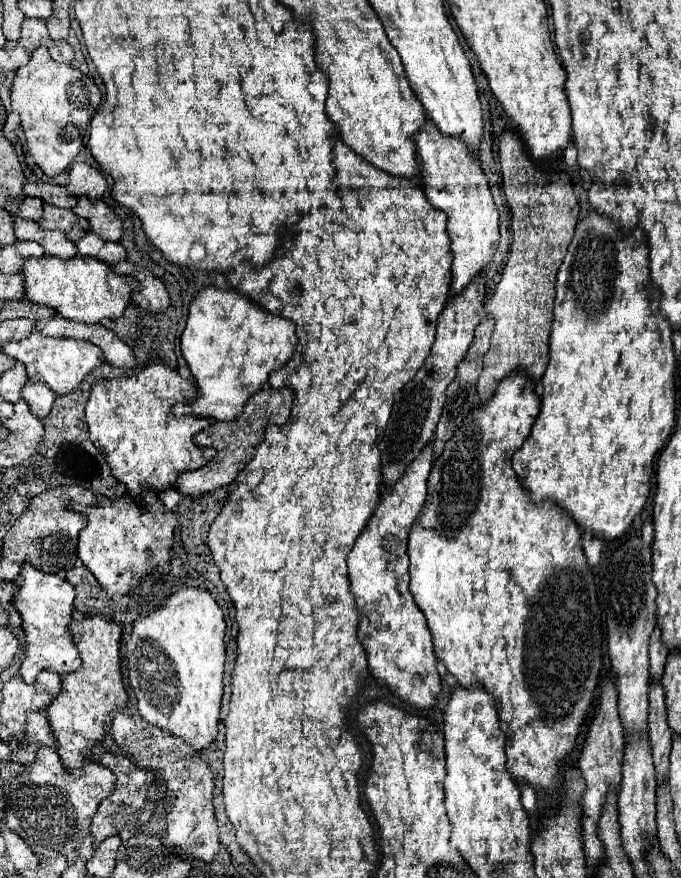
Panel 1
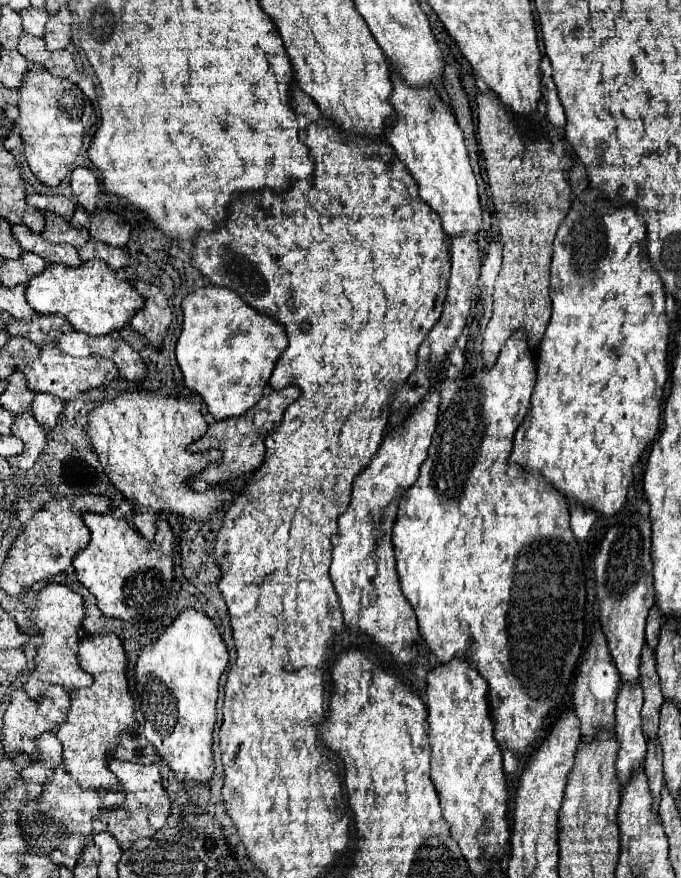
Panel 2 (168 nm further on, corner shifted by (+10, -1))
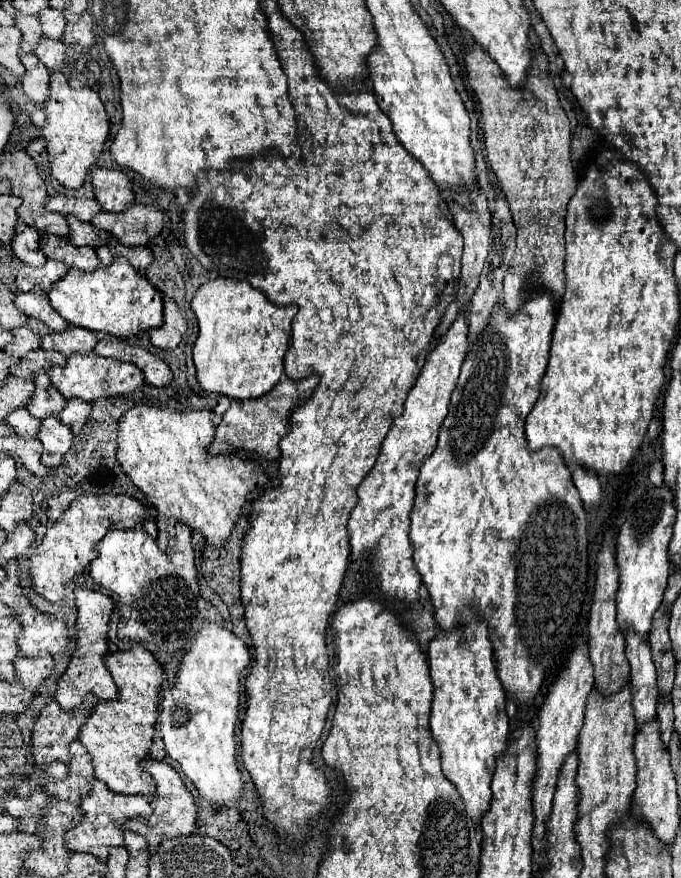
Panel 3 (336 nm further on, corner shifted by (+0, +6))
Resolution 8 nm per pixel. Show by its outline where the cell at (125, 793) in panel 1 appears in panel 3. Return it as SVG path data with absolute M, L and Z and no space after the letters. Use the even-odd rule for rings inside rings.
M146 758L146 760L142 760L142 768L146 772L150 772L152 778L156 780L156 796L150 798L150 806L152 806L154 812L146 820L130 820L130 822L126 822L126 828L140 834L140 836L144 836L146 842L148 842L148 848L154 850L164 838L192 834L192 830L196 826L196 804L194 804L192 794L184 786L182 778L178 776L178 772L170 764L166 764L164 760Z

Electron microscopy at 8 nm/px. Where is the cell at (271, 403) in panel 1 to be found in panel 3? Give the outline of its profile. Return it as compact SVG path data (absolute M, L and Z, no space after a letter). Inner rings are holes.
M308 376L300 380L282 380L270 390L268 394L254 398L254 400L232 400L230 408L224 412L220 426L216 428L213 441L208 447L210 454L222 454L229 450L246 450L252 452L264 460L276 460L280 456L280 438L288 434L290 430L290 414L298 404L304 404L312 390L318 384L318 376ZM300 398L300 402L298 402Z

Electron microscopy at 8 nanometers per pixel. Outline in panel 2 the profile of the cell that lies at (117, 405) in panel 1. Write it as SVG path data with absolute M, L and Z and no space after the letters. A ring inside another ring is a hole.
M132 391L132 393L122 393L114 401L102 401L88 417L90 427L88 435L94 443L94 449L100 457L100 463L104 467L104 473L108 479L114 483L114 487L136 507L140 513L148 513L152 517L158 517L160 513L170 513L178 517L186 517L192 521L210 521L212 515L222 507L222 503L231 497L231 491L221 486L208 487L206 491L196 491L188 487L188 479L198 475L202 469L206 469L212 461L220 461L222 457L218 455L206 455L206 453L190 453L188 445L198 441L206 429L208 421L202 413L201 403L192 403L186 398L164 397L156 395L152 391Z

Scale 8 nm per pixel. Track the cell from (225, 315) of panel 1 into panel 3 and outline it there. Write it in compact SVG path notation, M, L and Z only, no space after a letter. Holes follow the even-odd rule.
M216 278L196 290L192 310L200 328L192 358L198 384L206 392L224 394L230 400L250 400L264 396L278 384L284 372L284 354L292 342L292 318L298 306L276 306L246 280Z

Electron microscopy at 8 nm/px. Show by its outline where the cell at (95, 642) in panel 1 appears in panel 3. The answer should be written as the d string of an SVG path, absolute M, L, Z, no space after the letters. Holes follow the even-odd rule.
M144 646L108 652L104 656L104 662L114 678L114 684L118 686L118 696L114 700L102 700L94 706L92 714L80 728L78 740L86 746L88 754L92 756L94 776L106 782L112 792L154 796L154 778L140 768L140 760L148 758L154 722L158 716L158 694L162 684L166 682L166 674Z

